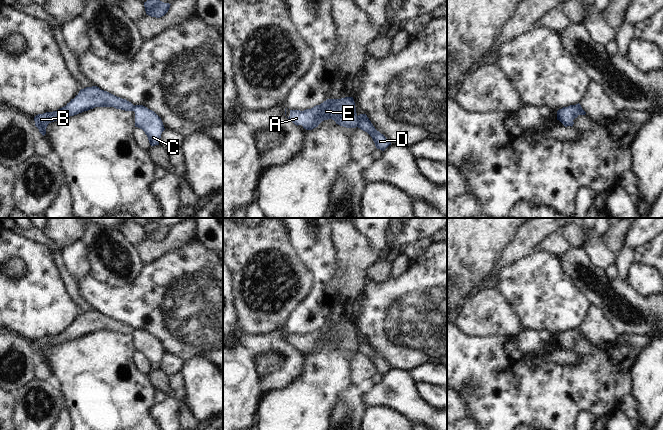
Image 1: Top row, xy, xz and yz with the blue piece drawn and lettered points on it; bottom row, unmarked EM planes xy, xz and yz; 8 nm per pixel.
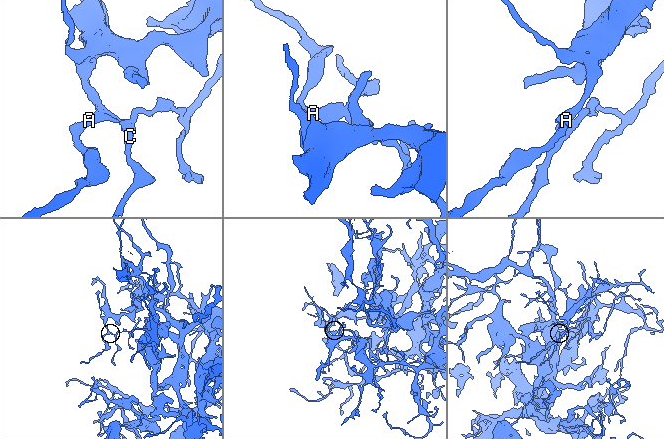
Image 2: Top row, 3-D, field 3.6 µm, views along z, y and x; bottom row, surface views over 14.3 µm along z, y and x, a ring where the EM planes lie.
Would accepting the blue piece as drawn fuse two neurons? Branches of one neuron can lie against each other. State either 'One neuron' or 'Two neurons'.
Two neurons

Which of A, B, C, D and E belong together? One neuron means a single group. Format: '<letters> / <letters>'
A B E / C D

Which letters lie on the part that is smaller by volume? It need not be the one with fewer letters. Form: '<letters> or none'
C, D

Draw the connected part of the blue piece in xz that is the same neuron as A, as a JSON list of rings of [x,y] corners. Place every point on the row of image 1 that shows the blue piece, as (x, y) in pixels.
[[[353,97],[341,99],[327,99],[320,105],[304,111],[290,110],[287,117],[295,125],[302,125],[306,130],[312,130],[328,119],[332,119],[336,124],[346,128],[356,128],[358,126],[358,116],[356,113]]]

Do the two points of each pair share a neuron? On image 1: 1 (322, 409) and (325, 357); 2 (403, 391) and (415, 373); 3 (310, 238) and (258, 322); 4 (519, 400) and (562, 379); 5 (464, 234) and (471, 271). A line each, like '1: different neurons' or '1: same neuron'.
1: same neuron
2: different neurons
3: different neurons
4: same neuron
5: same neuron

